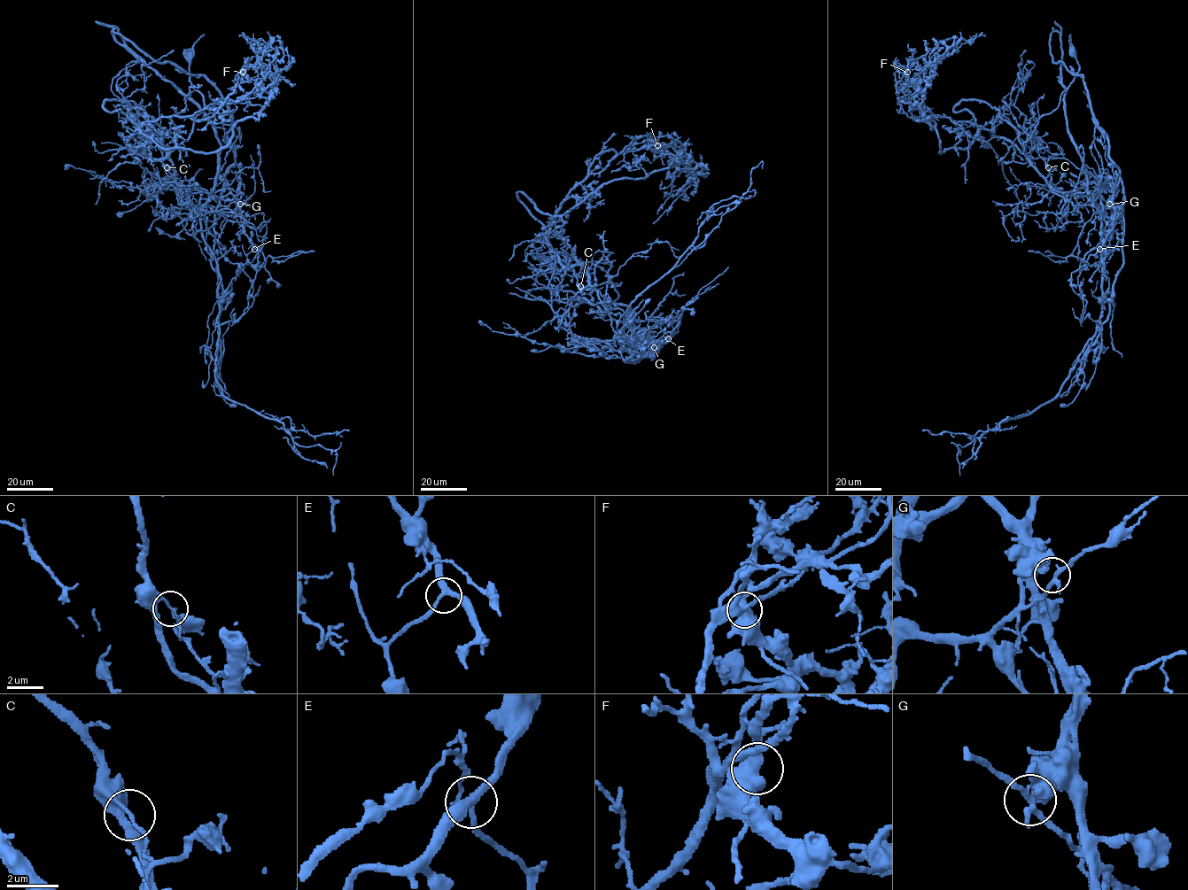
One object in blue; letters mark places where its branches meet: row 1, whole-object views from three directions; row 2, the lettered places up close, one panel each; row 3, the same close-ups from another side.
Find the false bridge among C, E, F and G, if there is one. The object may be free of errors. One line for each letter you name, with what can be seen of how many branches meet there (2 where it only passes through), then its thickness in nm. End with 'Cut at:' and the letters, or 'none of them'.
C: Branches: 2. Thickness 110 nm
Cut at: C

